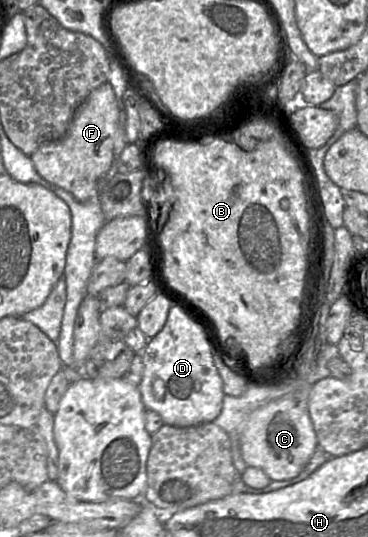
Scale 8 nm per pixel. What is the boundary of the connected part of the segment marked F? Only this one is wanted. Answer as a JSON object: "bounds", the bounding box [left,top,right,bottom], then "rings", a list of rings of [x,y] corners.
{"bounds":[30,82,117,202],"rings":[[[106,82],[93,90],[77,108],[62,139],[43,143],[30,156],[36,171],[43,179],[68,191],[80,202],[98,195],[97,181],[112,164],[117,121],[117,100],[111,84]]]}

